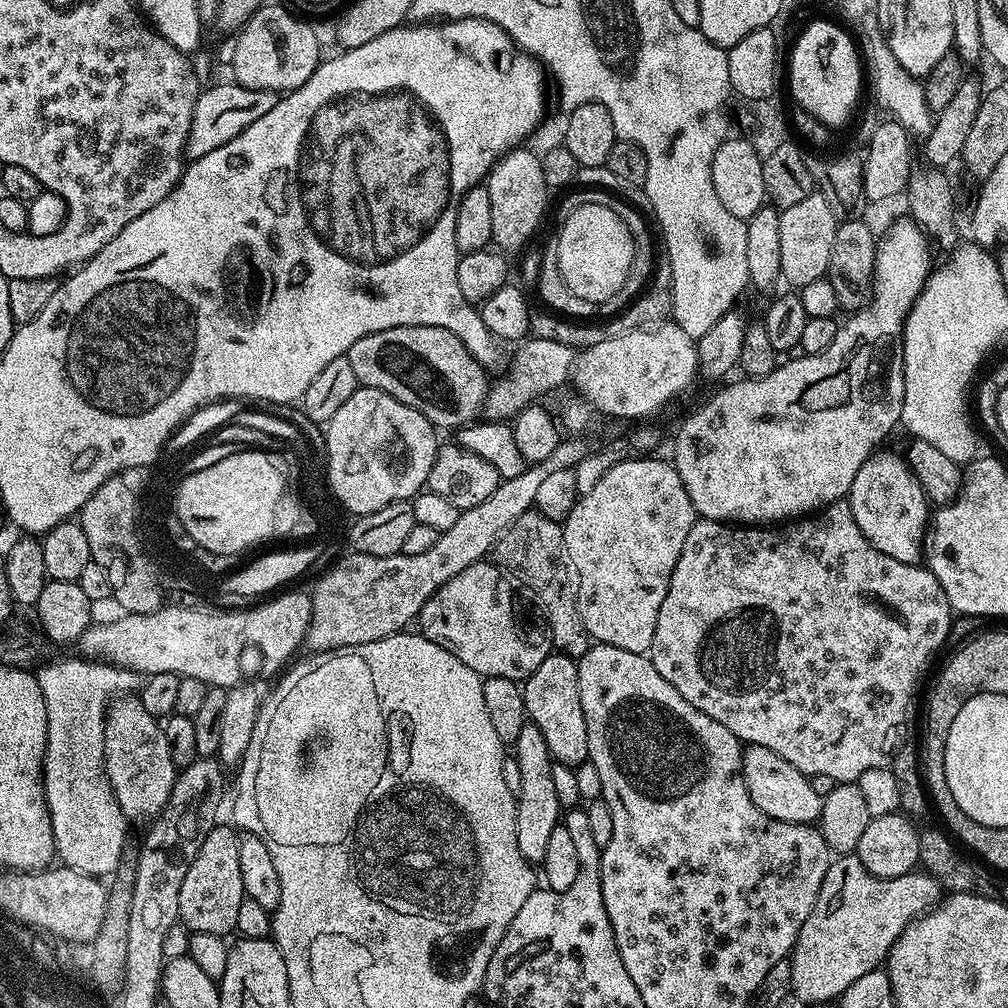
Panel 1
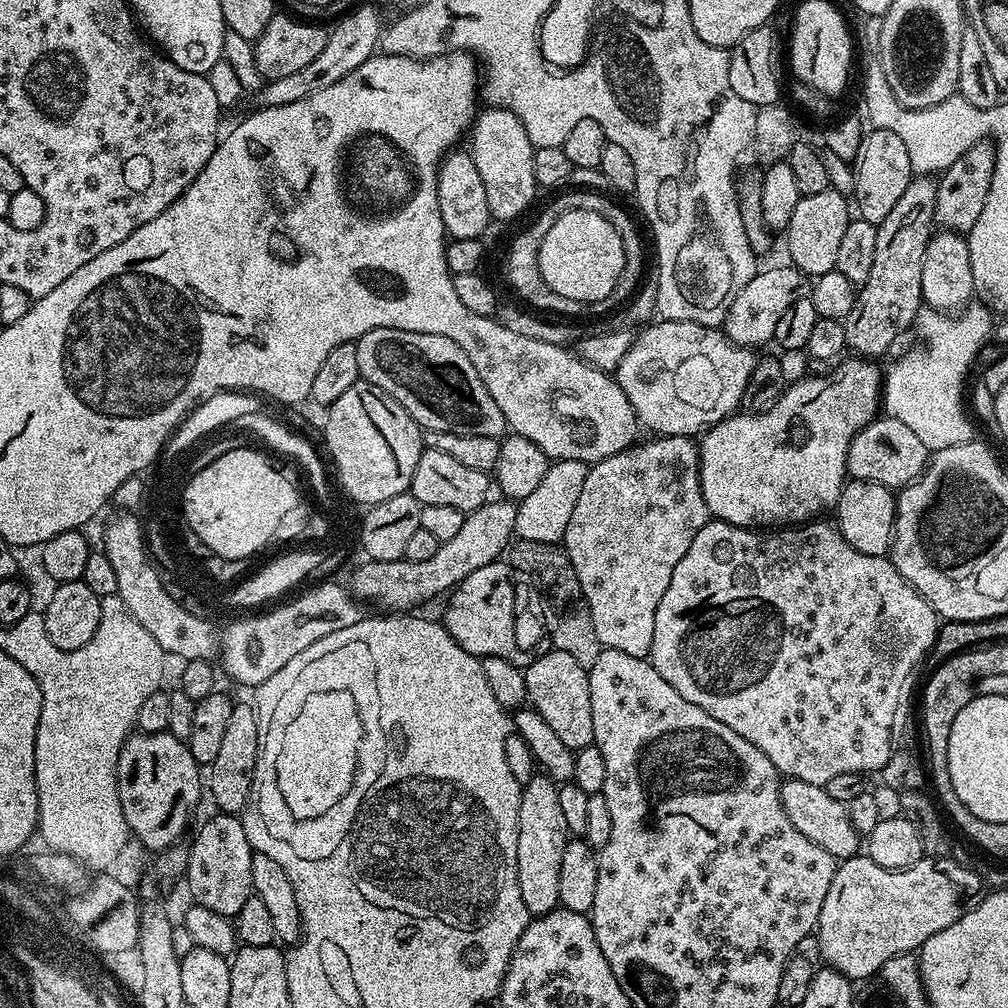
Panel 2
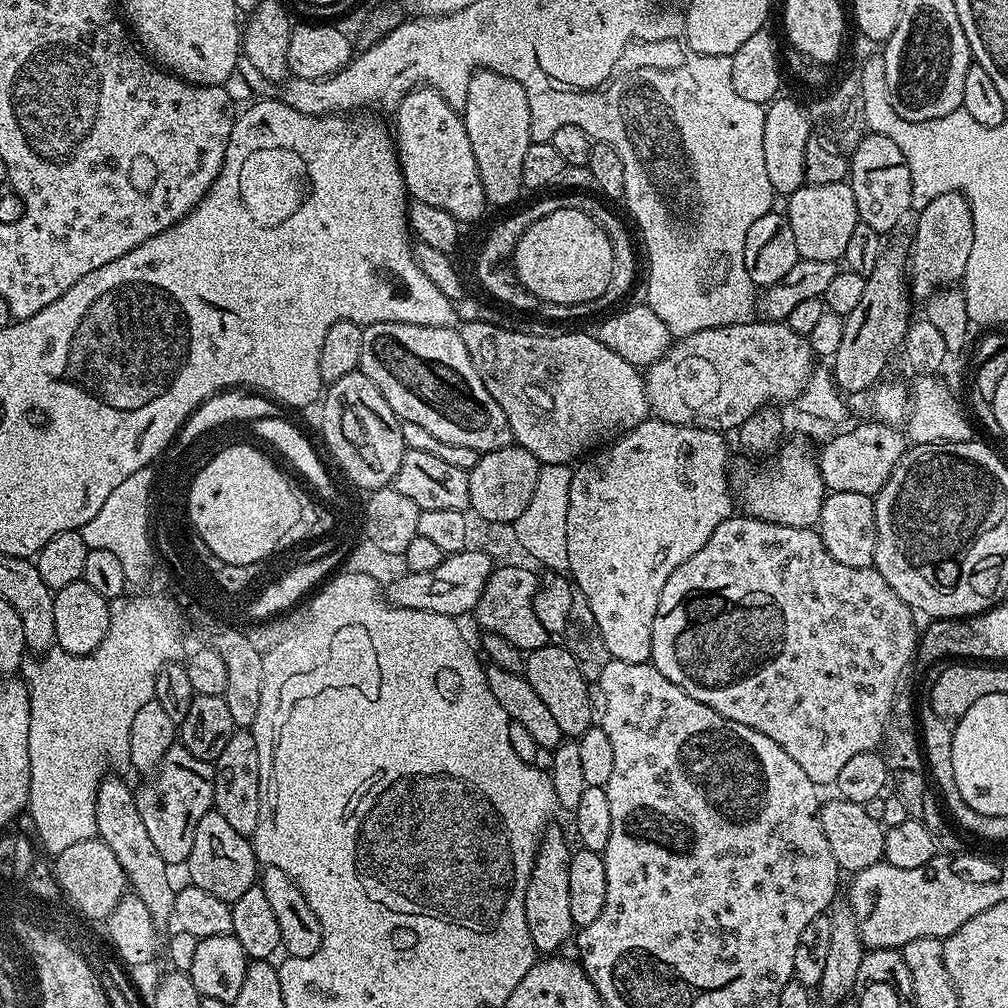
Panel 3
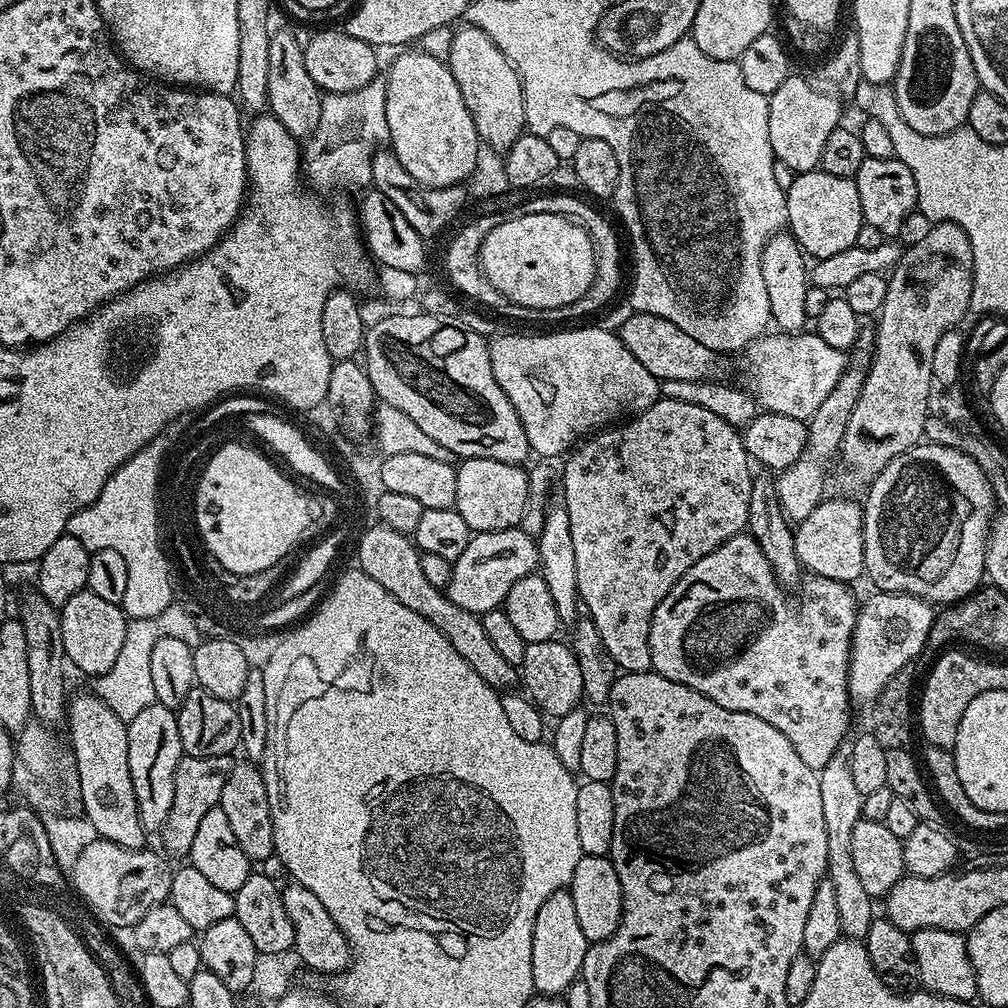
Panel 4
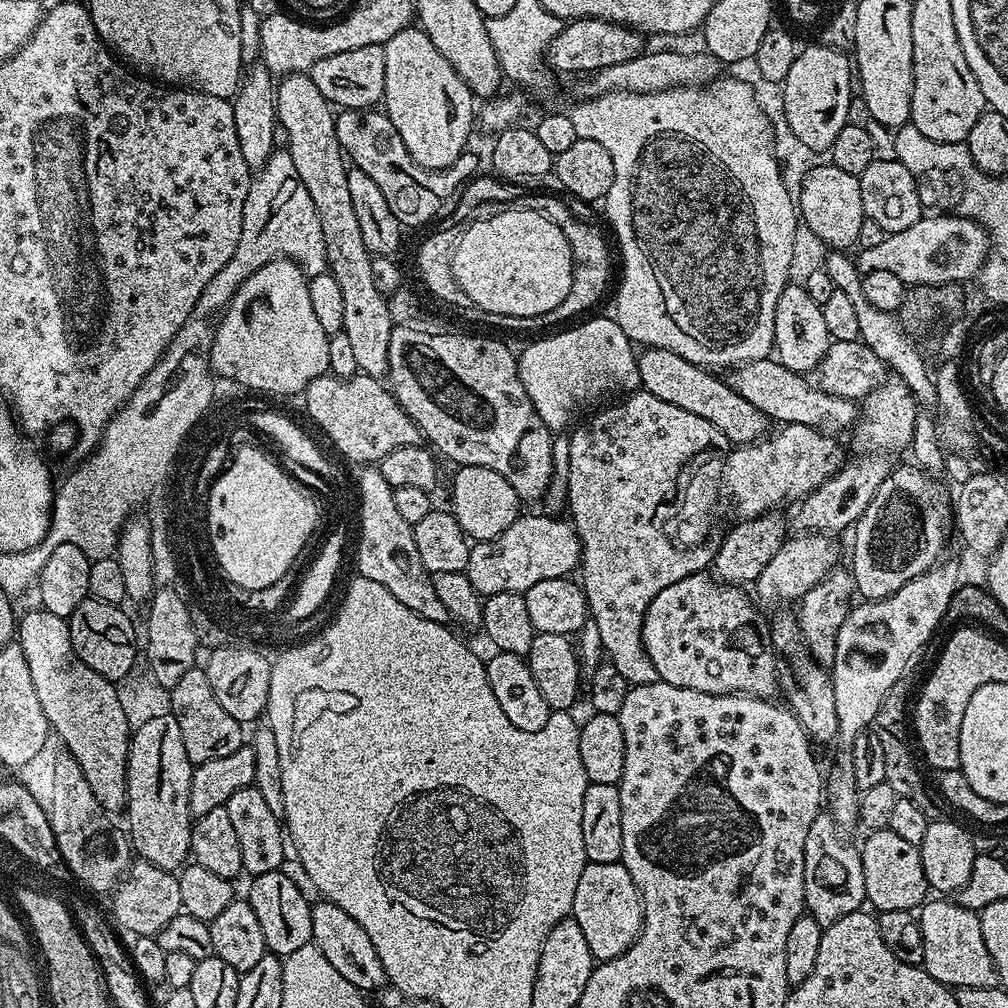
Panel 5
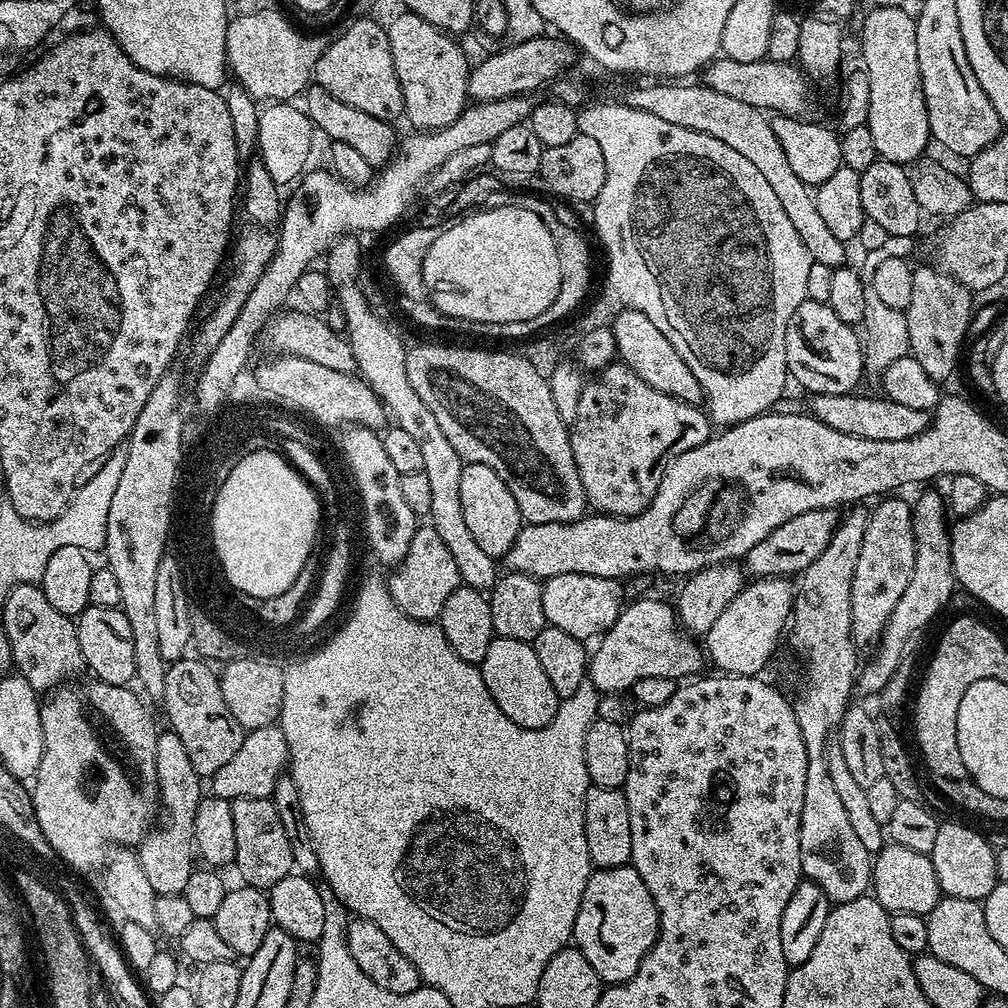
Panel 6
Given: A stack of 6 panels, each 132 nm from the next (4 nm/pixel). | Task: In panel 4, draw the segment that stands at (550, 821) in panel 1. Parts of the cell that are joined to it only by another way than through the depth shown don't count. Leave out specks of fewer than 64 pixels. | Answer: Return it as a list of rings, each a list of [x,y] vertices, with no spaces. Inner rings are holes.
[[[561,890],[550,894],[534,918],[534,938],[532,939],[532,977],[534,989],[541,997],[556,998],[572,983],[581,979],[584,959],[590,941],[578,926],[578,914],[574,911],[571,891]]]

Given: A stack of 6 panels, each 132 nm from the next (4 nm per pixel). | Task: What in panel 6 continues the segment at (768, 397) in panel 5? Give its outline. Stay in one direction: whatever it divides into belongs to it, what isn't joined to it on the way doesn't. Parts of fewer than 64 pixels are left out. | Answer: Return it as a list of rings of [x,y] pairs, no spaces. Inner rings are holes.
[[[855,391],[846,394],[815,394],[810,400],[810,412],[816,419],[834,430],[842,430],[842,434],[854,434],[858,438],[870,438],[878,442],[902,442],[902,438],[914,438],[922,434],[929,426],[930,416],[925,410],[914,410],[914,406],[902,406],[902,402],[894,402],[883,395],[856,396]]]

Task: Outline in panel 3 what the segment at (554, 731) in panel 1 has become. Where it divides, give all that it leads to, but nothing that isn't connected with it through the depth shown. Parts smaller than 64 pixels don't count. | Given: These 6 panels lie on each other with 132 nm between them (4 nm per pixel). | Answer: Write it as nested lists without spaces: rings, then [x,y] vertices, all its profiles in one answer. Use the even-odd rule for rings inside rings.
[[[549,642],[543,648],[527,653],[522,675],[528,679],[530,686],[534,686],[538,698],[542,698],[542,703],[557,720],[558,730],[562,730],[565,737],[579,738],[585,730],[593,727],[589,681],[584,679],[580,663],[566,649],[555,642]]]

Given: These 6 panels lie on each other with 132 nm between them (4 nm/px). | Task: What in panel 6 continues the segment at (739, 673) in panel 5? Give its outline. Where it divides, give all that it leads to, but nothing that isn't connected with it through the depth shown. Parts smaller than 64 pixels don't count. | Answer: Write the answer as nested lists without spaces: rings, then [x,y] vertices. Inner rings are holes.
[[[660,600],[625,603],[614,626],[610,626],[608,631],[599,637],[597,644],[600,645],[597,646],[596,652],[594,648],[588,662],[587,679],[591,680],[601,694],[624,694],[631,689],[634,682],[655,676],[674,681],[692,678],[701,671],[699,668],[706,664],[701,645],[691,635],[682,631],[675,607],[671,603],[663,604]]]

